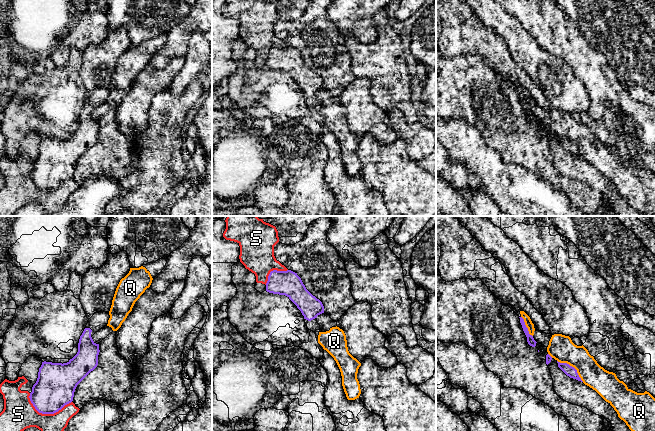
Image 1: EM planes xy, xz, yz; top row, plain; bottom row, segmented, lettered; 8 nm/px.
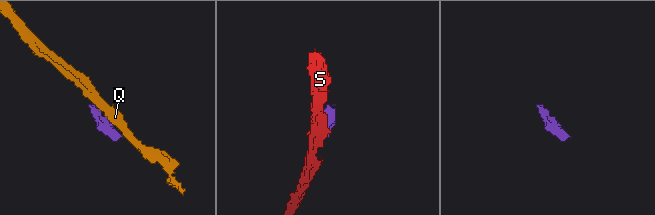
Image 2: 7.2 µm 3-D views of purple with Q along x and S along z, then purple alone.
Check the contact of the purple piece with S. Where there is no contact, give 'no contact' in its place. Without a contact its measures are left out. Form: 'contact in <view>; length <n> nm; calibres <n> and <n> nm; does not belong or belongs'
contact in xy; length 360 nm; calibres 320 and 260 nm; does not belong

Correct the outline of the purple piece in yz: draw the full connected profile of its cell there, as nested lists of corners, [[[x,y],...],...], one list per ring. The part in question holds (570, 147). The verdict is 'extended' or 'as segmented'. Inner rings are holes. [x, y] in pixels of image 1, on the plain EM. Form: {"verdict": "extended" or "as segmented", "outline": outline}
{"verdict": "as segmented", "outline": [[[557,137],[557,139],[558,139],[558,143],[559,143],[567,152],[569,152],[570,154],[573,154],[573,155],[576,155],[576,156],[578,156],[578,157],[583,158],[583,157],[581,156],[581,154],[579,153],[579,151],[578,151],[578,149],[577,149],[577,146],[576,146],[574,143],[570,142],[570,141],[567,140],[567,139],[560,139],[560,138],[558,138],[558,137]]]}

